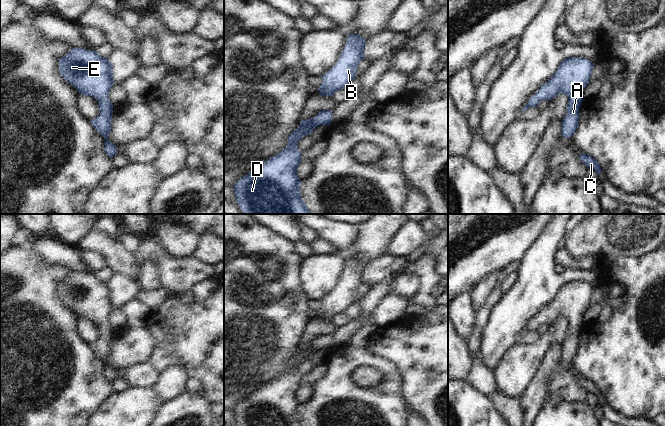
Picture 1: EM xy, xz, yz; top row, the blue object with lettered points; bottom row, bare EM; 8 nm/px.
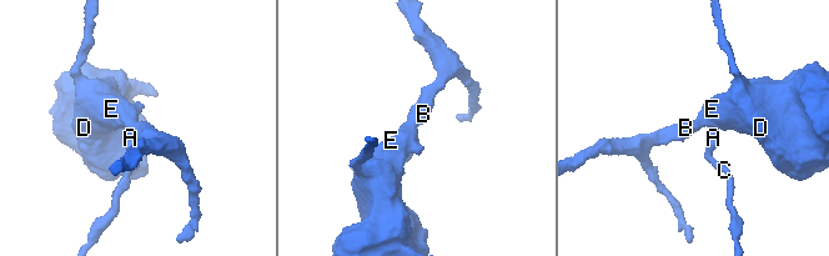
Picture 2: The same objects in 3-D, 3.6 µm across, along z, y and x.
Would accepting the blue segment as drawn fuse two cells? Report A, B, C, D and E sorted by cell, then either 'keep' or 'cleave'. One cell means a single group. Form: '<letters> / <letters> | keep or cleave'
A B C D E | keep

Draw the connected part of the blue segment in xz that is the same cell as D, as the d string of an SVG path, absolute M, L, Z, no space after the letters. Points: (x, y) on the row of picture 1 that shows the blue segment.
M322 110L314 118L301 120L299 127L288 136L287 147L253 171L243 176L233 186L236 201L244 214L312 214L300 194L301 180L297 167L301 162L298 141L310 135L320 125L331 125L332 111Z

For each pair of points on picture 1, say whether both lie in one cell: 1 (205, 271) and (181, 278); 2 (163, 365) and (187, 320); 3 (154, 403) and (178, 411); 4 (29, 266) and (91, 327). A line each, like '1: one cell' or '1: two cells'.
1: one cell
2: one cell
3: two cells
4: two cells

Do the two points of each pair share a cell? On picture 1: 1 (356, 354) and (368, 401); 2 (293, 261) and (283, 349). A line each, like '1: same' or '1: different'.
1: same
2: same

